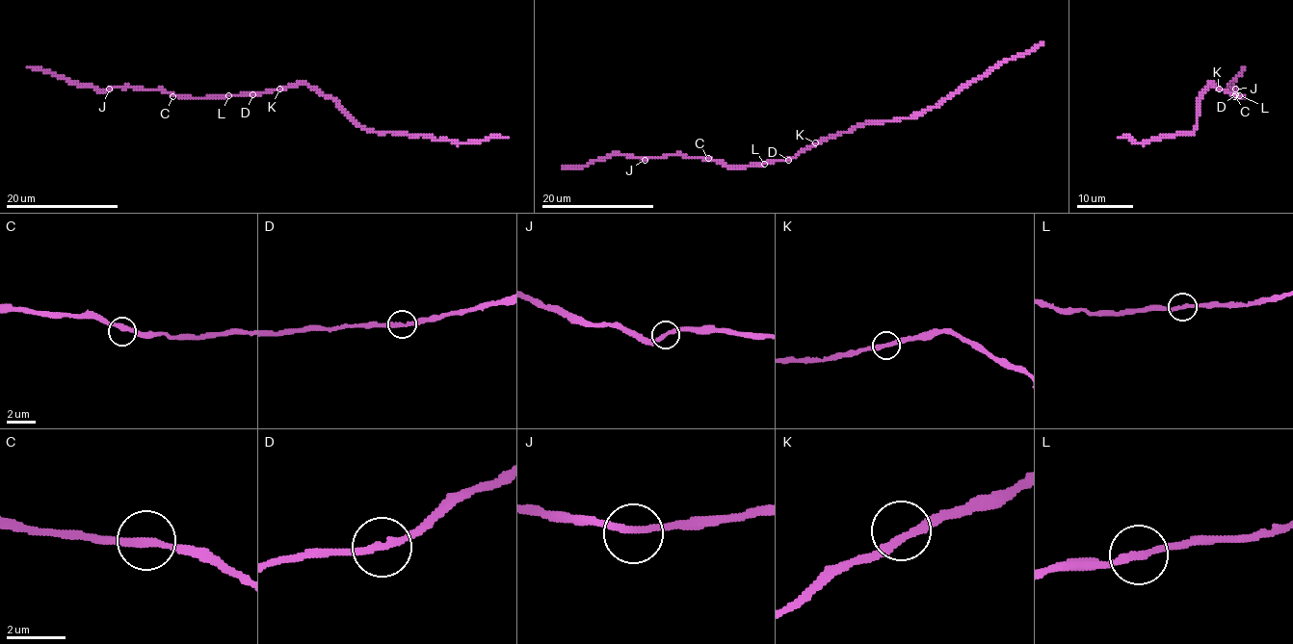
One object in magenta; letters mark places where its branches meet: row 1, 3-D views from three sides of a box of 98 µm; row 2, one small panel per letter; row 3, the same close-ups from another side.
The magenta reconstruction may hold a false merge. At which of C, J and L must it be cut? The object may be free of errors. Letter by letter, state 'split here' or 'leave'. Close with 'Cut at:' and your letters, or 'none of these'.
C: leave
J: leave
L: leave
Cut at: none of these

